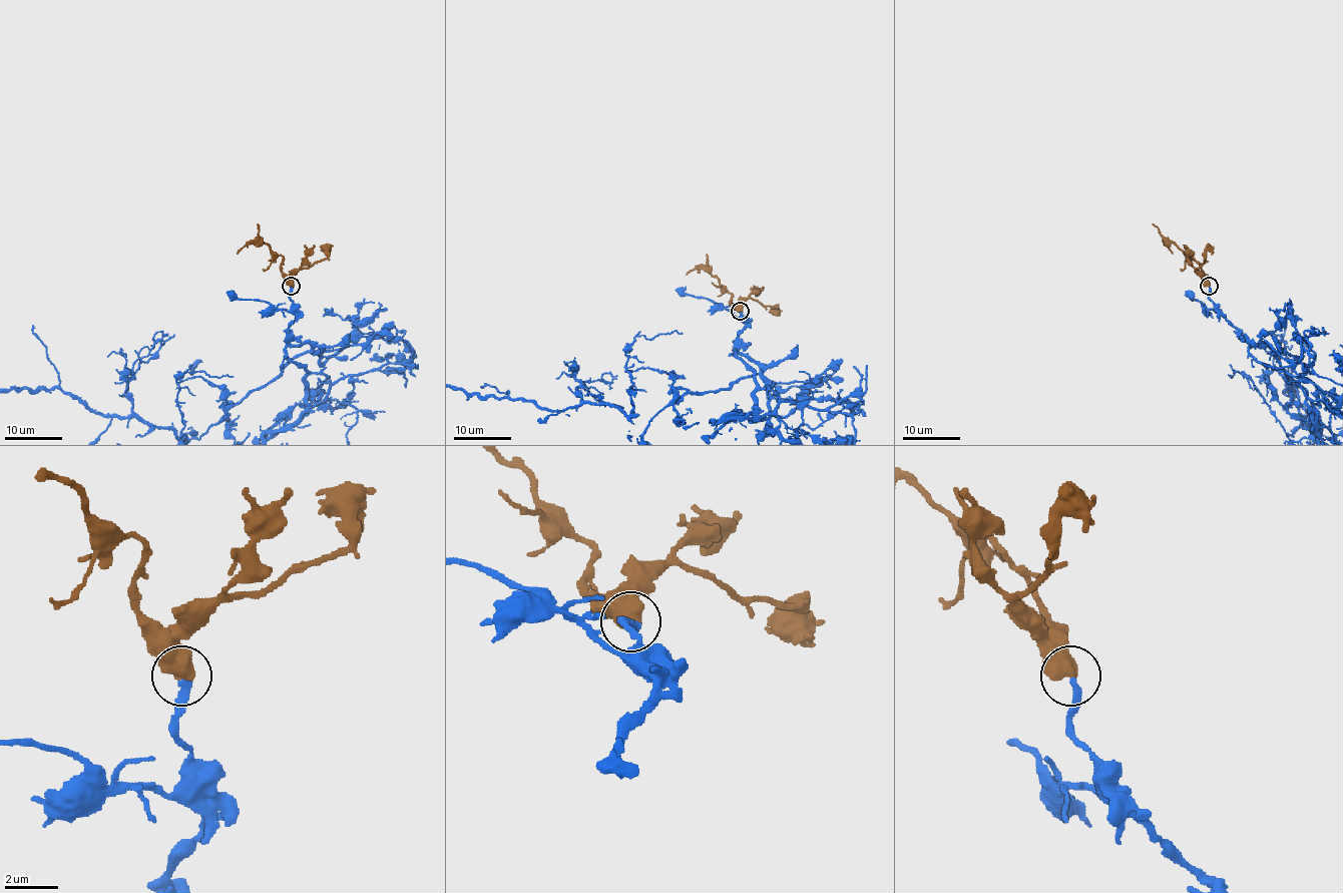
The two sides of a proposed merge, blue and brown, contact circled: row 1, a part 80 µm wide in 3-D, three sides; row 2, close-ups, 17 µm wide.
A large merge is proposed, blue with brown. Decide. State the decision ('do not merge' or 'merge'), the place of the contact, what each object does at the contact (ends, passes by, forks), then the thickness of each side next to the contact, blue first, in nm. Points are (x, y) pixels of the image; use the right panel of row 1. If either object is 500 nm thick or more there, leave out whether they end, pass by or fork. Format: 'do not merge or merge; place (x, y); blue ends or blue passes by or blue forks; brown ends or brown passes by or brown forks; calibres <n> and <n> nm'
merge; place (1209, 286); calibres 320 and 800 nm

